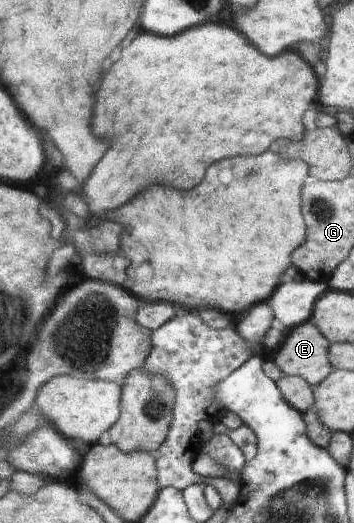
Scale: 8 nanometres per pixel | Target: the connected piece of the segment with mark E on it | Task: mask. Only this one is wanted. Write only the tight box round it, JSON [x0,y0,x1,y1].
[274,320,334,385]

